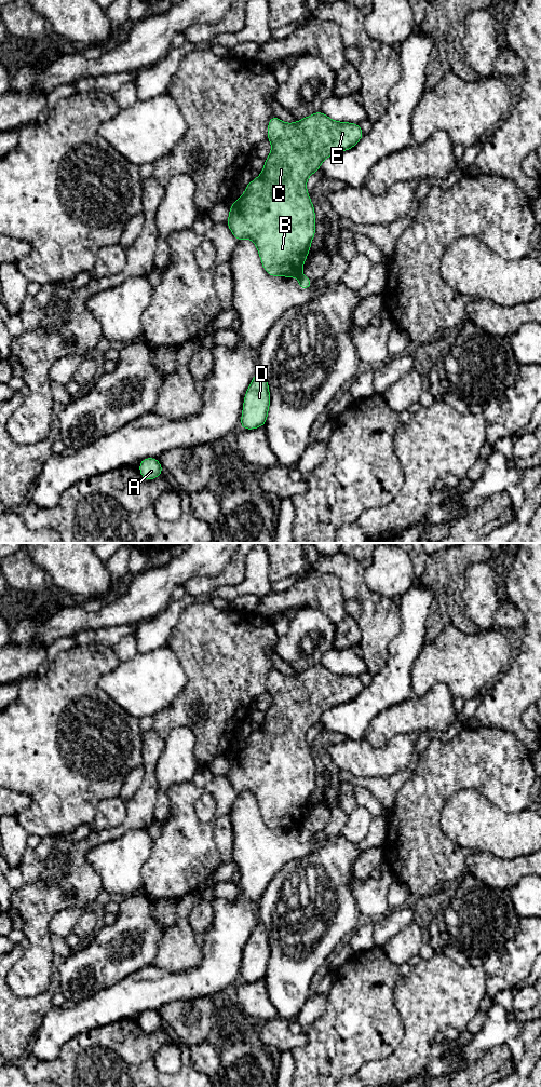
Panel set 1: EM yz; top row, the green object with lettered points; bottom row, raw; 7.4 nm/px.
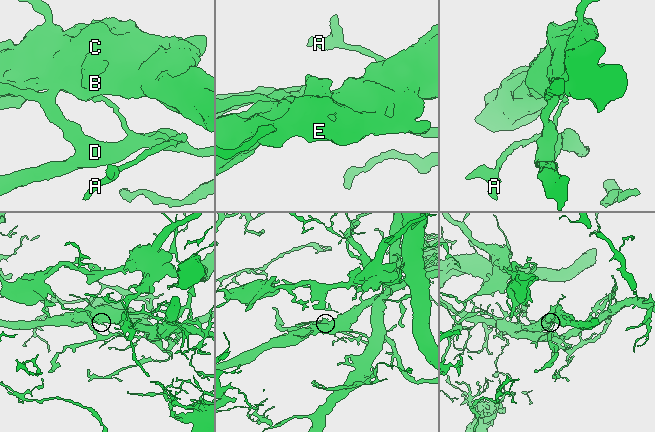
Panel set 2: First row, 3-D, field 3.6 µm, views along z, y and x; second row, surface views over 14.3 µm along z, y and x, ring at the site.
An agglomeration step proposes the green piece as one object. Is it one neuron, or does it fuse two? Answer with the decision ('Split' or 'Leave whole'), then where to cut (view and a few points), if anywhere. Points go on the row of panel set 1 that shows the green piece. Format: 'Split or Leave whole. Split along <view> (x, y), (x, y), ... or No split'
Split. Split along yz (301, 274), (298, 277)

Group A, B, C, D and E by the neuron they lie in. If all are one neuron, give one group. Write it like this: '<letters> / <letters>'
A D / B C E

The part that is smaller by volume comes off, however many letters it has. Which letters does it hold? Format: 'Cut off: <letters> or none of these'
Cut off: B, C, E

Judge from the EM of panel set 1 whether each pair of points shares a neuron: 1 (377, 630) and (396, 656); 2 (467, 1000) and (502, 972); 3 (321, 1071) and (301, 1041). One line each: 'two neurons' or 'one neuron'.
1: two neurons
2: two neurons
3: two neurons

